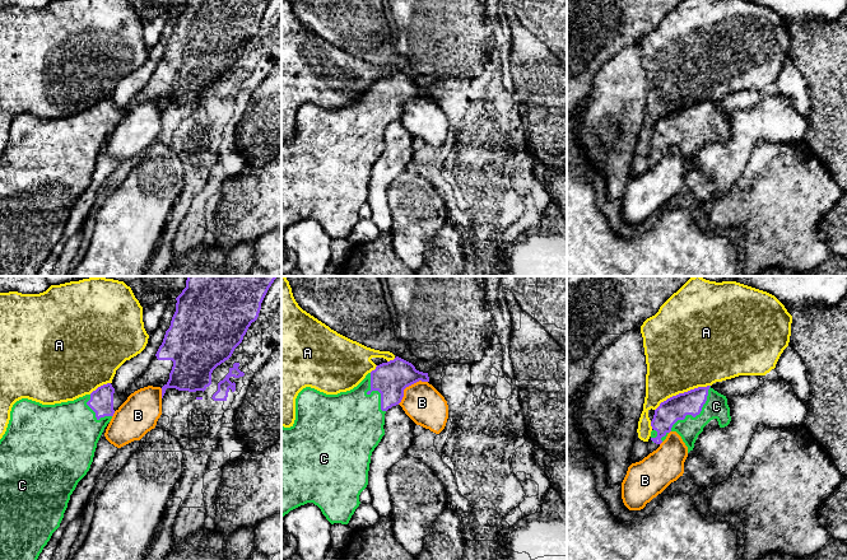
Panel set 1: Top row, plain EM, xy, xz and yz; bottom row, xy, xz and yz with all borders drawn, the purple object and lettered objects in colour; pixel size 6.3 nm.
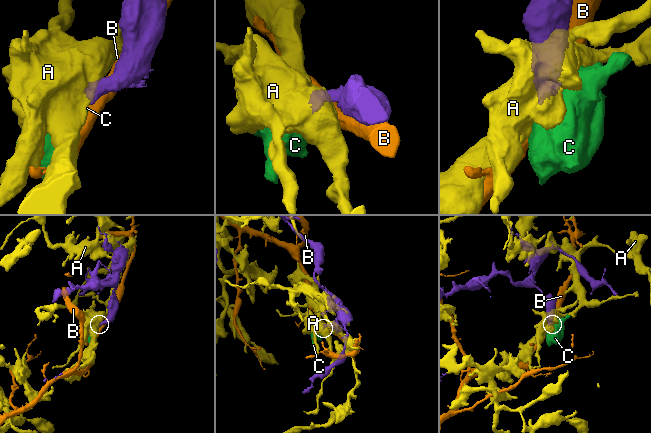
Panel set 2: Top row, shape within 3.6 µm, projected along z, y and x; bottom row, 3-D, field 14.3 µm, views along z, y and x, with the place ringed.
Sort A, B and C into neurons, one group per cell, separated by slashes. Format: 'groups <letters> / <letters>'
groups A / B / C

